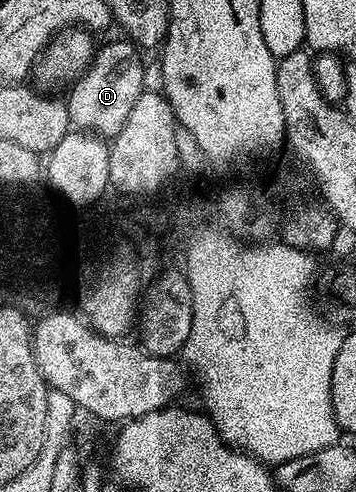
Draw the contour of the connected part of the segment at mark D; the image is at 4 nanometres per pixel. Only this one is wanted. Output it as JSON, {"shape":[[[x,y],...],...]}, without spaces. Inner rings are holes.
{"shape":[[[129,39],[110,41],[97,46],[94,58],[81,77],[69,86],[70,97],[65,98],[71,126],[75,130],[94,134],[95,137],[112,139],[128,123],[128,114],[136,99],[147,88],[146,69],[142,66],[143,54],[139,46]]]}

